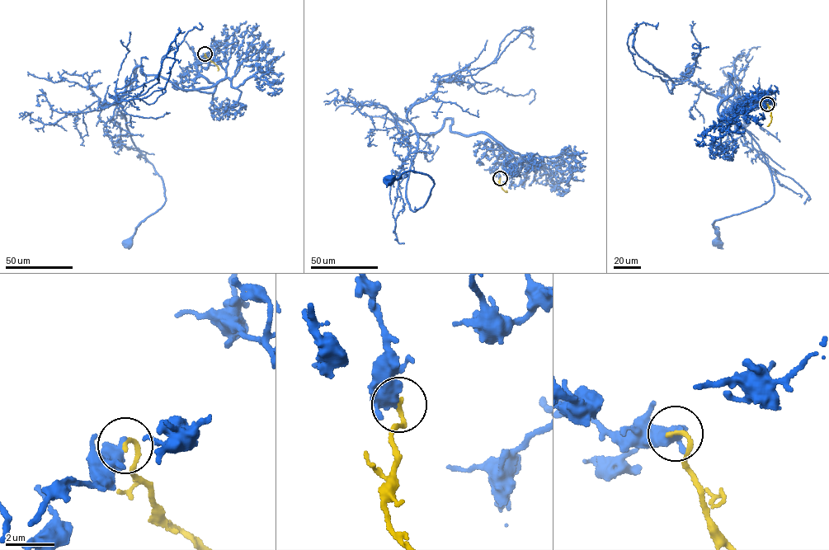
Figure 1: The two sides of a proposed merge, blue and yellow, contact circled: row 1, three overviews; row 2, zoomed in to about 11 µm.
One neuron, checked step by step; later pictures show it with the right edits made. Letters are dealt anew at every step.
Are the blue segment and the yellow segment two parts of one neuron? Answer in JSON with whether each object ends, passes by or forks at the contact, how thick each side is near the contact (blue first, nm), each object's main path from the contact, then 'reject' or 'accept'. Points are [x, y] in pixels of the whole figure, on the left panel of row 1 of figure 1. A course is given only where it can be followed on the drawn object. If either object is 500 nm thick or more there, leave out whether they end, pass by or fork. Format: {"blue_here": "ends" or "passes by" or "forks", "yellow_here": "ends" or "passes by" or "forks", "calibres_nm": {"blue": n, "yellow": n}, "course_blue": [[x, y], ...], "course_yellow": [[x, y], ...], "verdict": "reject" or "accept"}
{"blue_here": "passes by", "yellow_here": "ends", "calibres_nm": {"blue": 420, "yellow": 190}, "course_blue": [[204, 54], [196, 69], [213, 92], [139, 66], [117, 104], [166, 200], [129, 242]], "course_yellow": [[204, 54], [217, 66], [218, 70]], "verdict": "reject"}

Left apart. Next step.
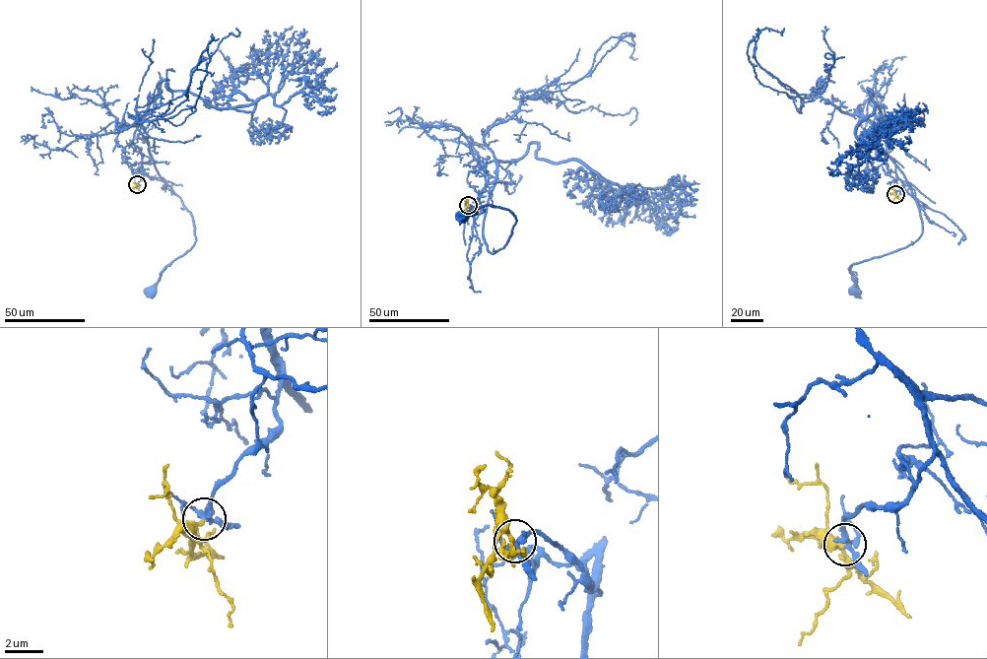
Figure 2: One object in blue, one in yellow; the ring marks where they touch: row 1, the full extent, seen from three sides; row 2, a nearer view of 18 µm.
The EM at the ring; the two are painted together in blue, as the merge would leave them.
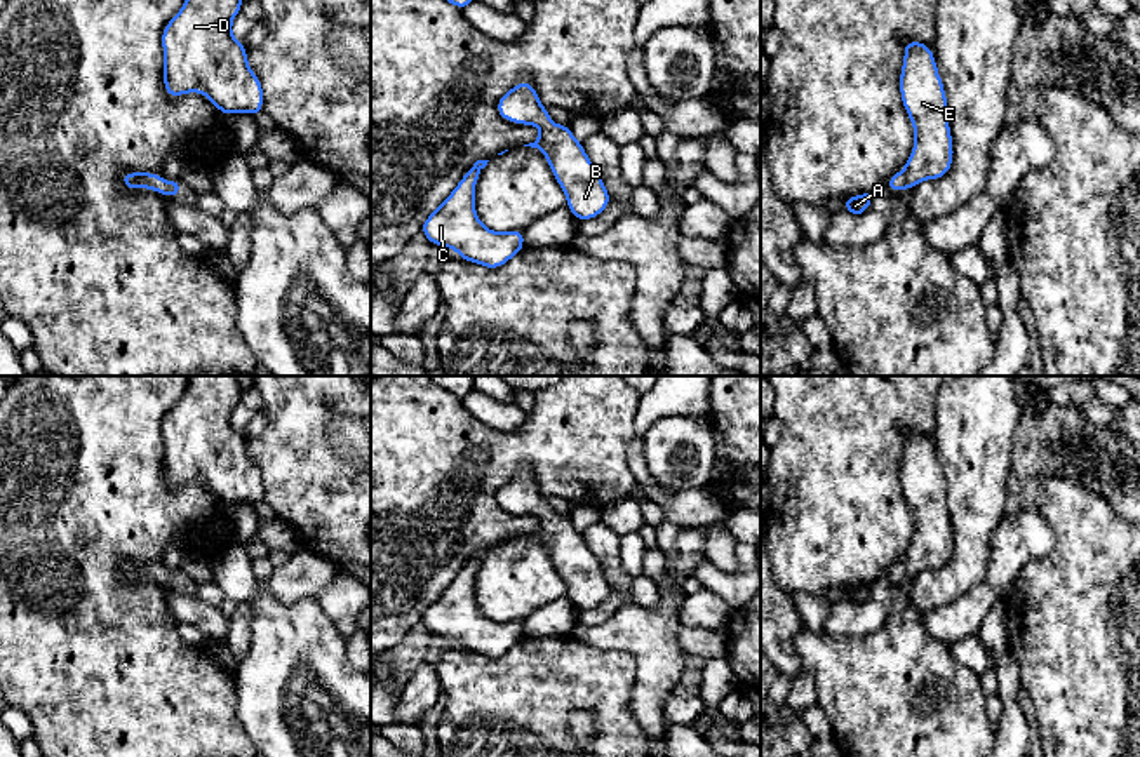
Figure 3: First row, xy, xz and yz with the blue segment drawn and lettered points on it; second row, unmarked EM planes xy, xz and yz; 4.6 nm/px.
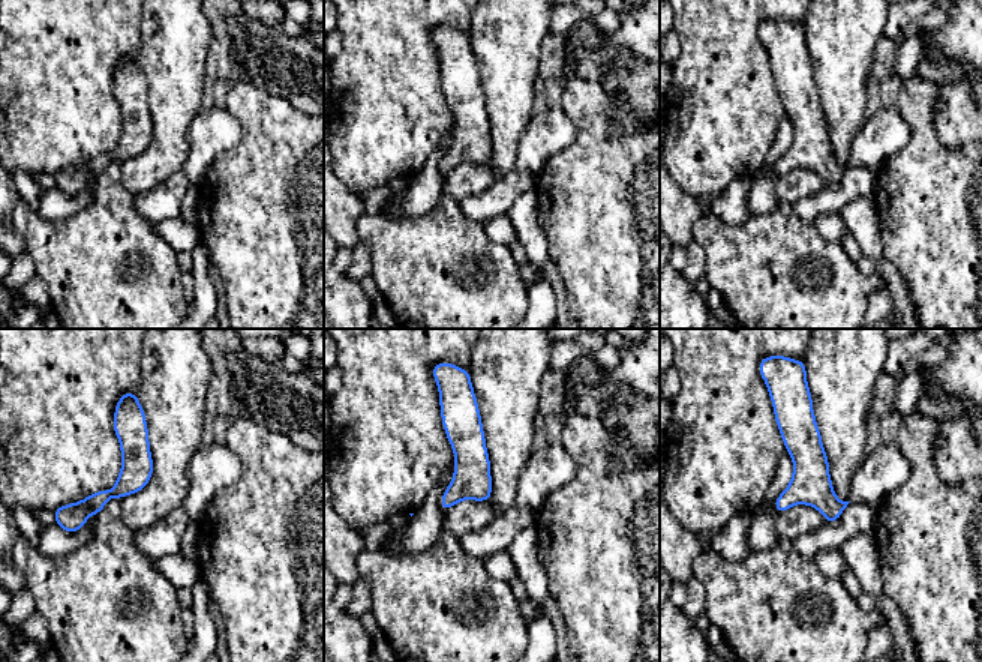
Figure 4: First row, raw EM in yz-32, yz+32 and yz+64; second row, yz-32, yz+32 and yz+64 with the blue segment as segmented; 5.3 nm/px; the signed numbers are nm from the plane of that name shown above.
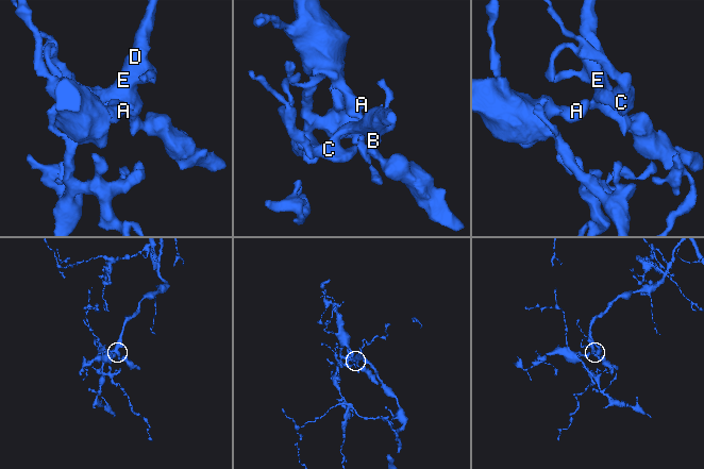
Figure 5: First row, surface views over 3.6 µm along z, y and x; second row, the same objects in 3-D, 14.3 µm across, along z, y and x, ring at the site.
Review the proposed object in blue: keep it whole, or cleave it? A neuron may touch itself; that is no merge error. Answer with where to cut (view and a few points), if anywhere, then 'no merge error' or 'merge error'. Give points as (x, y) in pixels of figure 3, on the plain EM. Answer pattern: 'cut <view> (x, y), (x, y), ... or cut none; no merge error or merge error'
cut none; no merge error

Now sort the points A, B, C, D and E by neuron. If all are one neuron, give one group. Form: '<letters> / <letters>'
A B C D E

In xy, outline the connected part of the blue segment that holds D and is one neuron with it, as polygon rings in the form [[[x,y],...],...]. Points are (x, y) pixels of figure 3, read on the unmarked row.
[[[190,376],[179,402],[162,421],[164,479],[171,487],[204,484],[223,505],[263,501],[263,475],[247,454],[247,439],[231,425],[244,390],[238,376]]]

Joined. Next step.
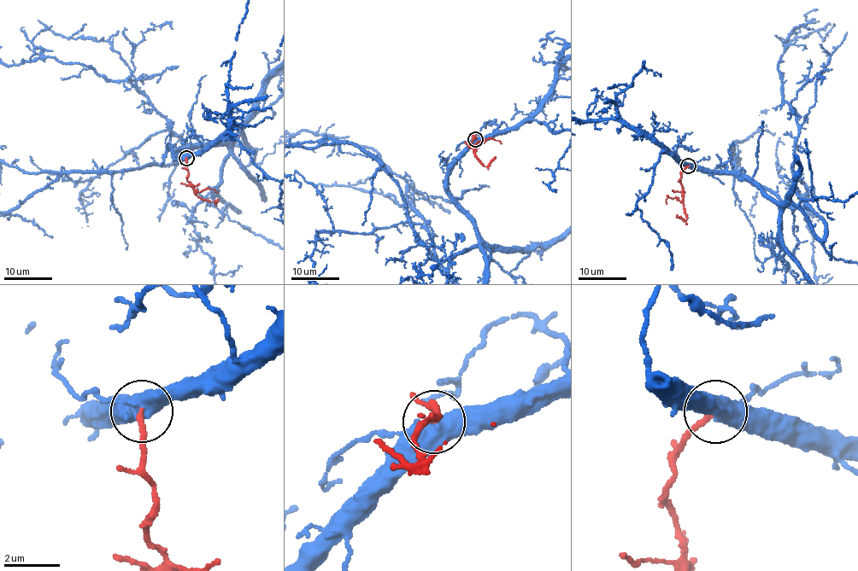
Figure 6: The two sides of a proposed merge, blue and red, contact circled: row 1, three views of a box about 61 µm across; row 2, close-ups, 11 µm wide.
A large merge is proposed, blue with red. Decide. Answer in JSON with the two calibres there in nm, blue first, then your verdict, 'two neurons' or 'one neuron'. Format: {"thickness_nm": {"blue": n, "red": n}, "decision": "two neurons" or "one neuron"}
{"thickness_nm": {"blue": 600, "red": 200}, "decision": "one neuron"}

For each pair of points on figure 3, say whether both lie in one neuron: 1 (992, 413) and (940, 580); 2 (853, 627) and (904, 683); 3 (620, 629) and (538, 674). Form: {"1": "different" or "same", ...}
{"1": "same", "2": "different", "3": "different"}

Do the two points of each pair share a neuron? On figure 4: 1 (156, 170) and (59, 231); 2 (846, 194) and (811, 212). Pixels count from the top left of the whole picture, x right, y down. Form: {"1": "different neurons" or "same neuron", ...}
{"1": "different neurons", "2": "same neuron"}

